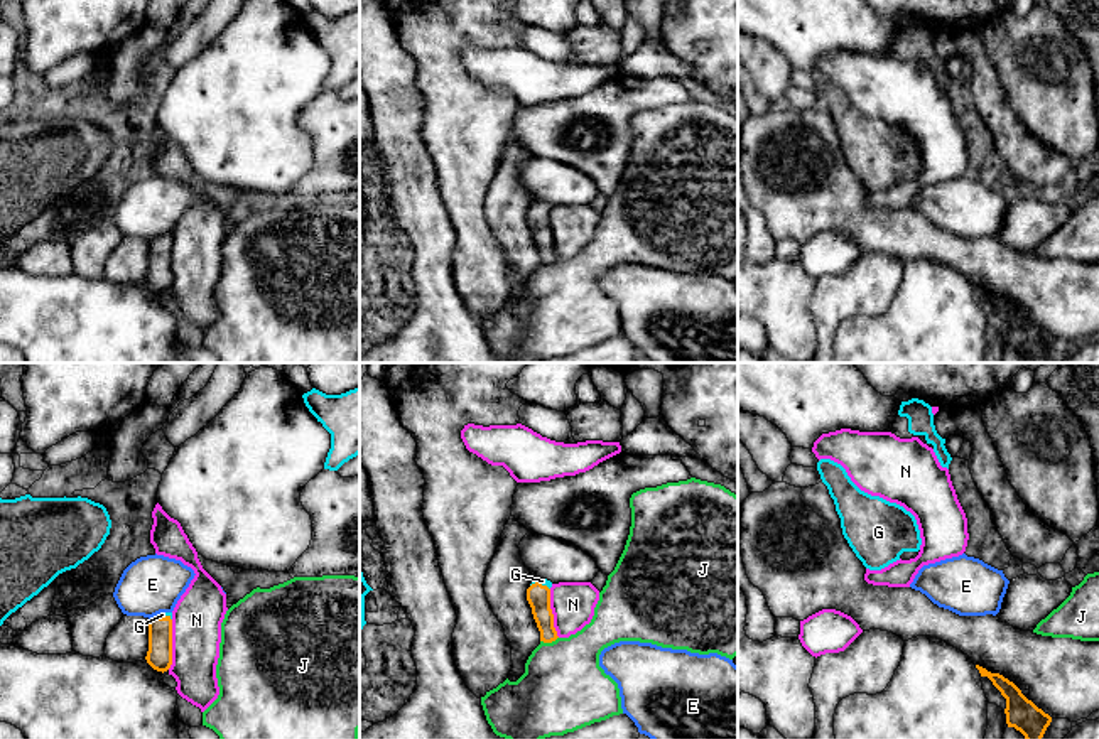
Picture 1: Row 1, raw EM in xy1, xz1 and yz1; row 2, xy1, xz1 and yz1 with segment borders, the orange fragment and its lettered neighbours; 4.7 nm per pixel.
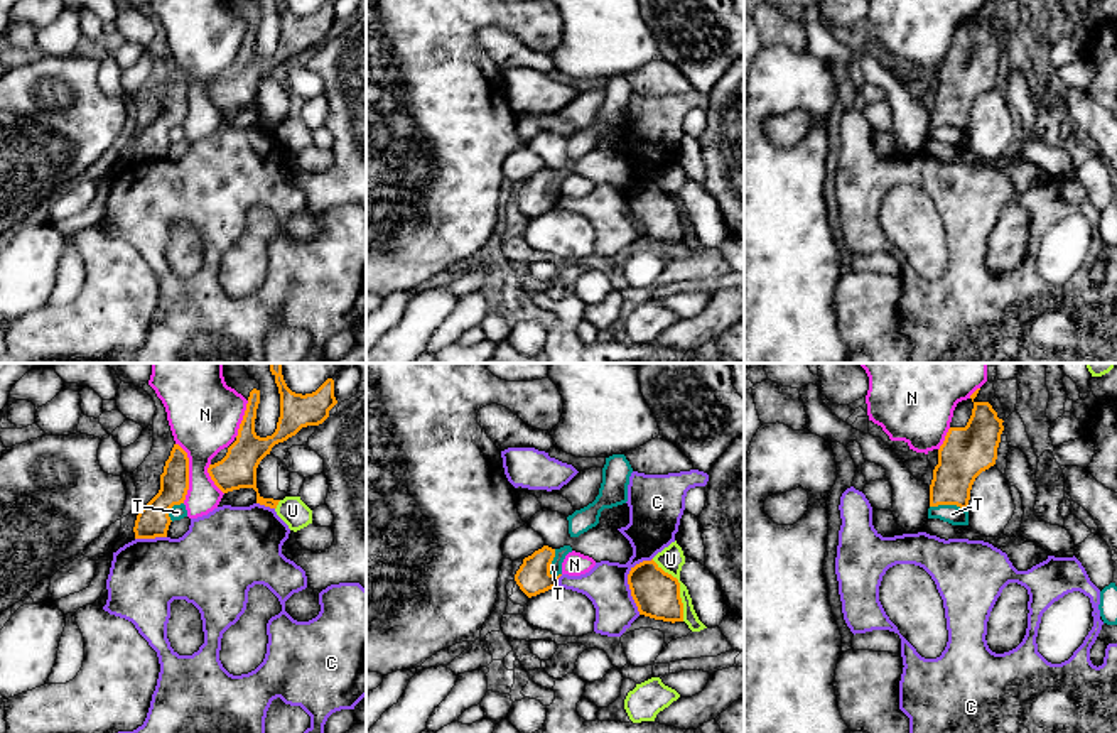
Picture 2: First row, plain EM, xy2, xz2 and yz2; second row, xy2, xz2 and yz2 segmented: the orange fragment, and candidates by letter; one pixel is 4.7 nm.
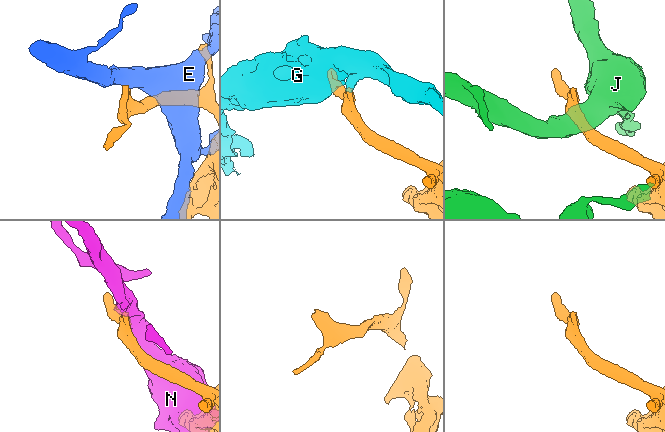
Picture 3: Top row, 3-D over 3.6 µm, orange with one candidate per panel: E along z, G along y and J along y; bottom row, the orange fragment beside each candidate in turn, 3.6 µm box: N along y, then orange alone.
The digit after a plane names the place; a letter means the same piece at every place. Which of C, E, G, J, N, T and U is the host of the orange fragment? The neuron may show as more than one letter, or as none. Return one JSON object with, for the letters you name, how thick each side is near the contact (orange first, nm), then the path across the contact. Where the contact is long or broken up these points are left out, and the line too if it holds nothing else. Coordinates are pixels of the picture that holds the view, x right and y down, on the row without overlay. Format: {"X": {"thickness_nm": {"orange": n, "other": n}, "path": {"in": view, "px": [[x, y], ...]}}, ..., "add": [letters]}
{"G": {"thickness_nm": {"orange": 120, "other": 30}, "path": {"in": "xy1", "px": [[159, 279], [162, 240], [162, 237]]}}, "add": ["G"]}

